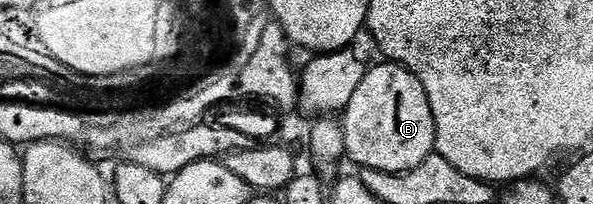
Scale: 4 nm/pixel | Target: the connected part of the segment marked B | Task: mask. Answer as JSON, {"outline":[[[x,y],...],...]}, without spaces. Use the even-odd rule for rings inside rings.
{"outline":[[[381,64],[375,69],[374,66],[367,68],[360,87],[356,87],[356,95],[352,95],[352,103],[348,103],[348,107],[341,114],[346,157],[354,160],[362,169],[393,173],[412,171],[412,167],[420,167],[420,163],[424,163],[424,159],[428,159],[428,155],[435,152],[436,123],[432,119],[432,107],[416,75],[412,75],[403,65]]]}

